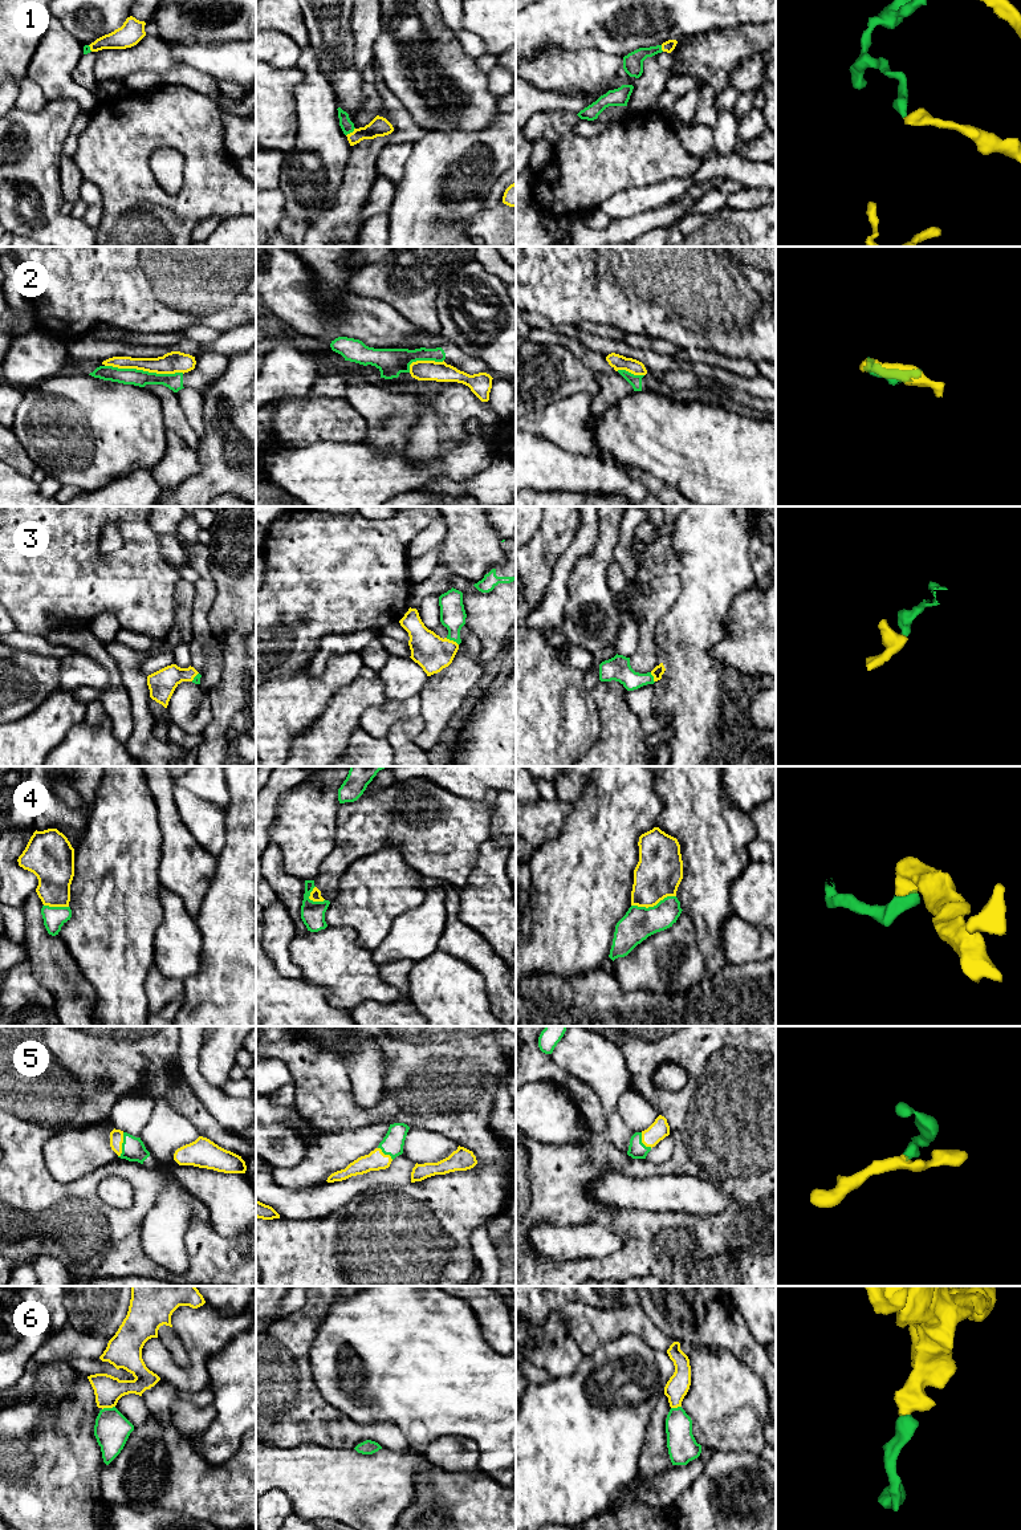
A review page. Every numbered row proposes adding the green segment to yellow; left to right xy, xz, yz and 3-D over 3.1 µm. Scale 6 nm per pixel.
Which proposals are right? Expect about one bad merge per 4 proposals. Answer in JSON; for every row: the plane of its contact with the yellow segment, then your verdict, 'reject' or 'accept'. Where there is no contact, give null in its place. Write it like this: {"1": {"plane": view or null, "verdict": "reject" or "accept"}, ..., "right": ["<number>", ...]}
{"1": {"plane": "xz", "verdict": "accept"}, "2": {"plane": "xy", "verdict": "reject"}, "3": {"plane": "xz", "verdict": "accept"}, "4": {"plane": "yz", "verdict": "reject"}, "5": {"plane": "xy", "verdict": "accept"}, "6": {"plane": "xy", "verdict": "accept"}, "right": ["1", "3", "5", "6"]}

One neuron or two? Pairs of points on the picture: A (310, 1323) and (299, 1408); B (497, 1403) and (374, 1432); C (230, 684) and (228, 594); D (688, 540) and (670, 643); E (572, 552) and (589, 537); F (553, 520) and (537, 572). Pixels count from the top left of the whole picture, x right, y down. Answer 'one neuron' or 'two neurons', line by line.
A: one neuron
B: two neurons
C: one neuron
D: one neuron
E: one neuron
F: one neuron

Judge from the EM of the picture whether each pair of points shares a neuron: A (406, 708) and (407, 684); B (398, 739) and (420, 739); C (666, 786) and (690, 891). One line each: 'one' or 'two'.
A: two
B: two
C: one

